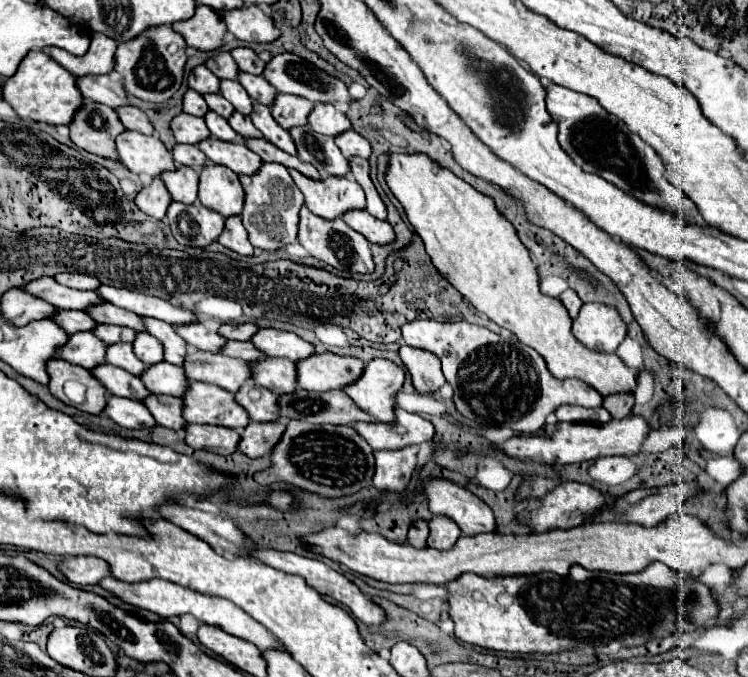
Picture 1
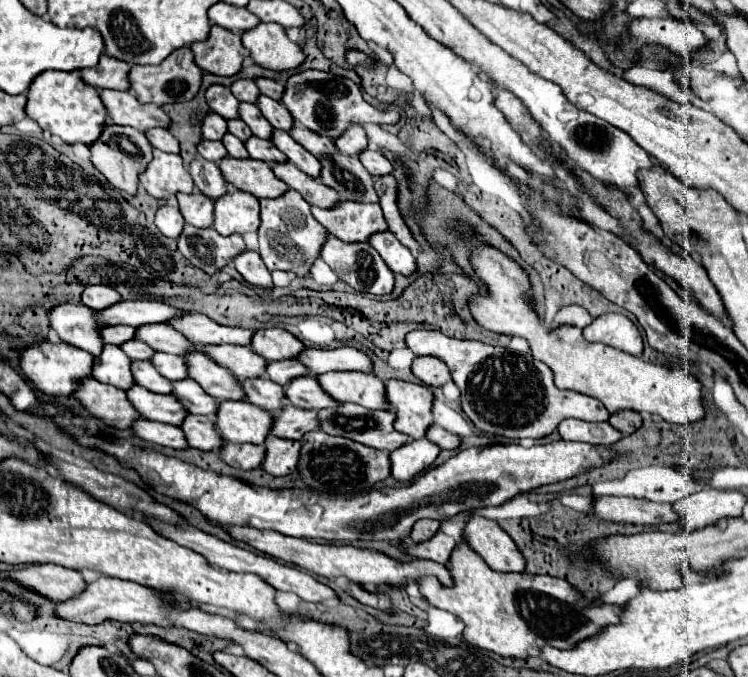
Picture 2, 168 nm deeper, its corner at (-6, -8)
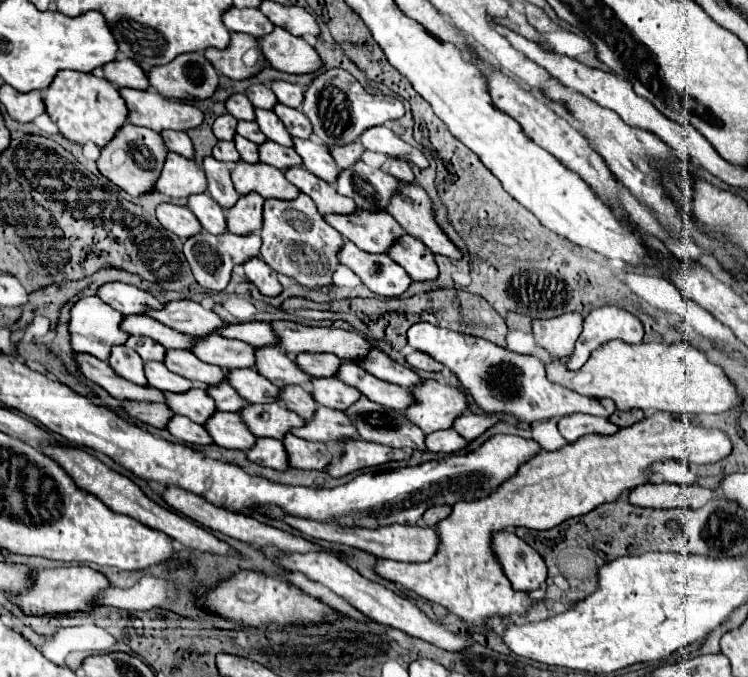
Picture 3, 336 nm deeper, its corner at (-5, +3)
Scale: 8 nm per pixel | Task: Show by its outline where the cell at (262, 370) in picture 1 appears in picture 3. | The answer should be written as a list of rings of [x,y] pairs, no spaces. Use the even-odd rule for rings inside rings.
[[[310,378],[310,382],[312,382],[312,398],[320,406],[346,410],[360,398],[360,392],[356,388],[346,386],[336,378]]]

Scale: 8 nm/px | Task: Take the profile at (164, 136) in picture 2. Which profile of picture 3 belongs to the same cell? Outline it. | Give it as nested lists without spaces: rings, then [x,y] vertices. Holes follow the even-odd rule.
[[[168,130],[168,132],[160,132],[160,136],[162,136],[162,140],[164,140],[168,150],[178,152],[178,154],[182,154],[186,158],[192,158],[192,142],[190,142],[186,132]]]

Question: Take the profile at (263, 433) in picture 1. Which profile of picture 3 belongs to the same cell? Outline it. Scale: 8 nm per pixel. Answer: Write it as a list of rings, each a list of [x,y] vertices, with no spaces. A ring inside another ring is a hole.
[[[294,434],[284,436],[282,440],[290,468],[304,468],[304,470],[324,470],[336,456],[340,456],[340,448],[332,442],[308,442],[296,438]]]

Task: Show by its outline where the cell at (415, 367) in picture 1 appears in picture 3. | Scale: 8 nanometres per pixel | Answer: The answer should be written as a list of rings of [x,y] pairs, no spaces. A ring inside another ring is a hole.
[[[410,352],[406,356],[406,362],[416,368],[416,370],[430,370],[430,372],[440,372],[444,366],[440,362],[436,362],[432,356],[428,356],[426,352]]]

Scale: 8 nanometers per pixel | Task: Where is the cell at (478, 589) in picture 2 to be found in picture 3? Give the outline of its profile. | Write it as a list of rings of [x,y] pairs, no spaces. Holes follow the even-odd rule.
[[[668,414],[644,418],[644,420],[628,426],[628,428],[618,430],[612,436],[588,434],[588,436],[572,442],[572,444],[566,444],[564,448],[560,448],[556,452],[540,452],[528,464],[524,464],[514,478],[504,482],[494,494],[480,498],[480,500],[458,502],[452,508],[452,514],[438,524],[440,548],[432,560],[416,562],[416,564],[380,560],[376,566],[376,572],[386,580],[392,580],[392,582],[402,584],[404,588],[416,592],[418,596],[426,598],[428,602],[438,602],[438,604],[446,606],[452,614],[462,618],[462,622],[468,626],[470,632],[488,634],[490,632],[488,622],[492,618],[508,618],[514,614],[528,614],[534,606],[540,604],[528,592],[518,592],[518,590],[510,588],[508,578],[500,570],[500,564],[494,560],[492,550],[490,550],[490,534],[492,532],[504,530],[507,527],[525,527],[537,531],[551,529],[556,524],[572,518],[572,516],[580,516],[588,510],[594,510],[602,502],[616,500],[616,496],[620,496],[624,490],[632,490],[638,484],[644,484],[646,482],[646,470],[656,460],[674,458],[680,462],[710,464],[710,462],[718,462],[724,456],[728,456],[730,450],[732,450],[732,444],[722,430],[700,428],[700,426],[690,424],[690,422],[672,420]]]

